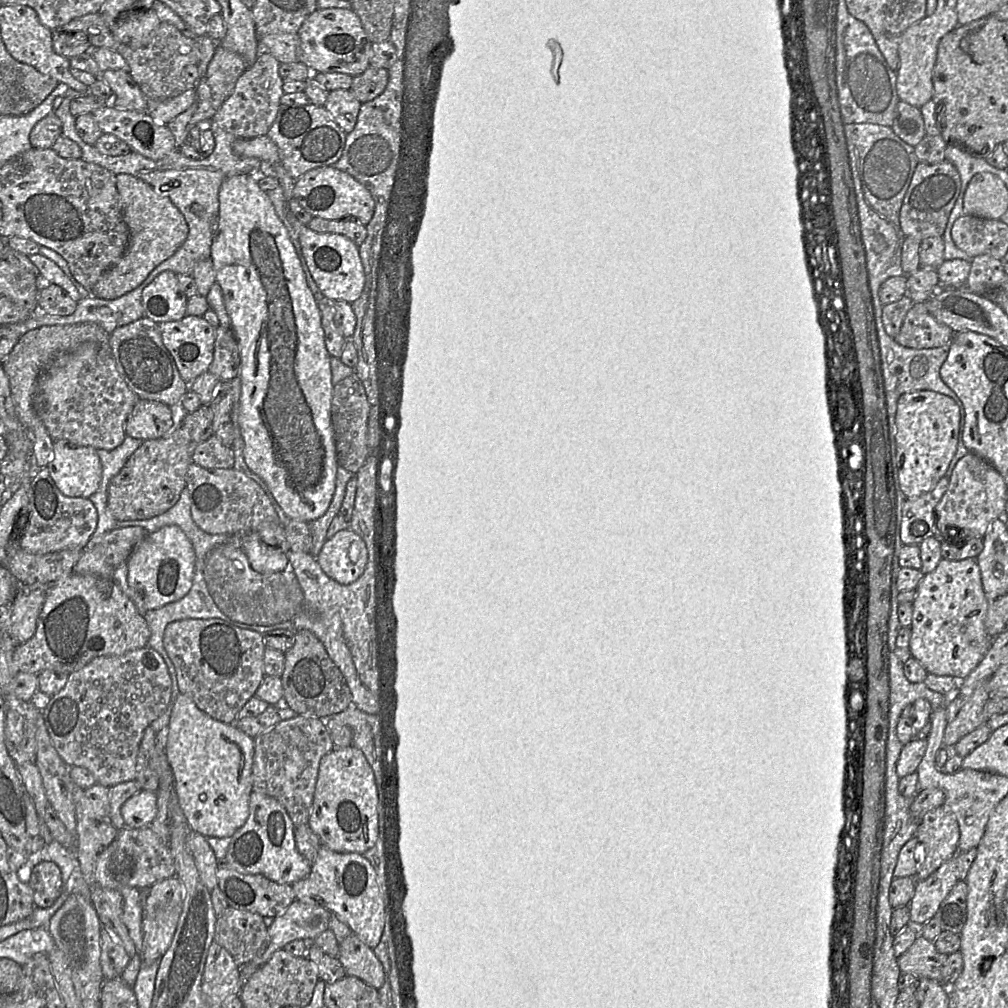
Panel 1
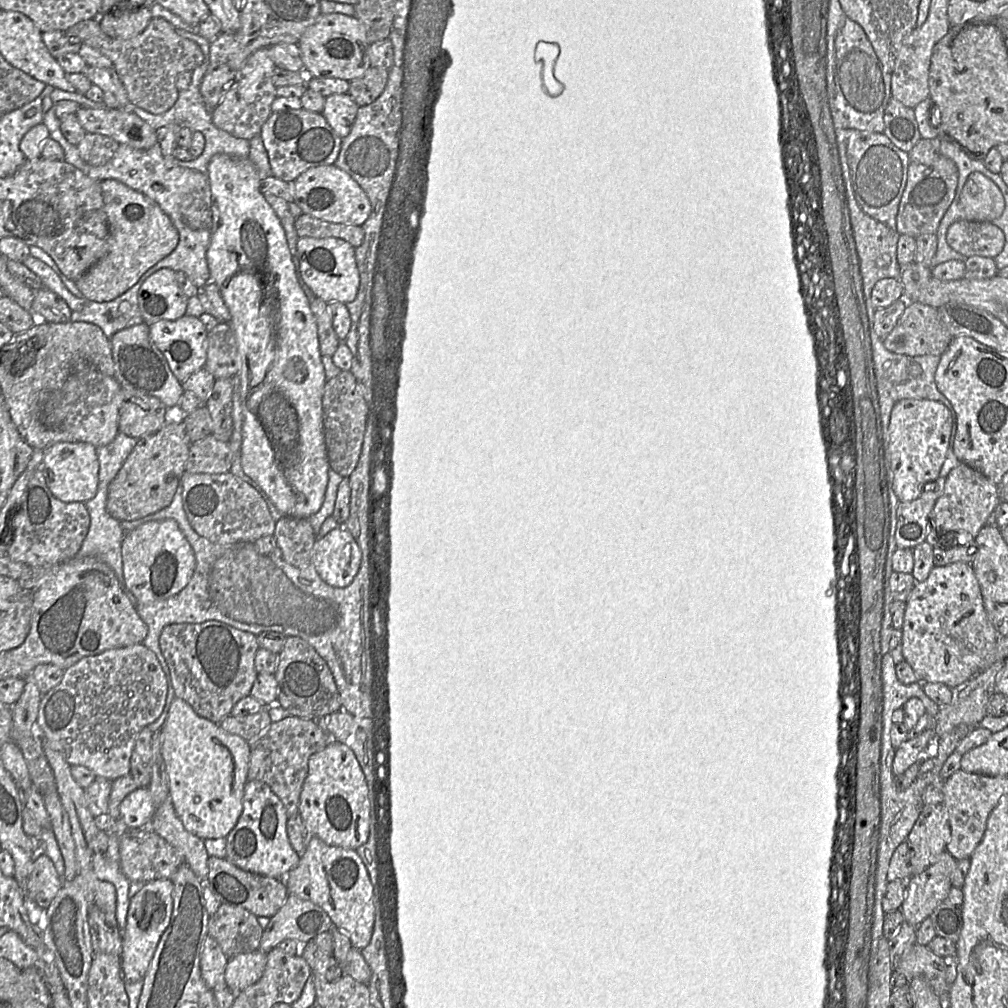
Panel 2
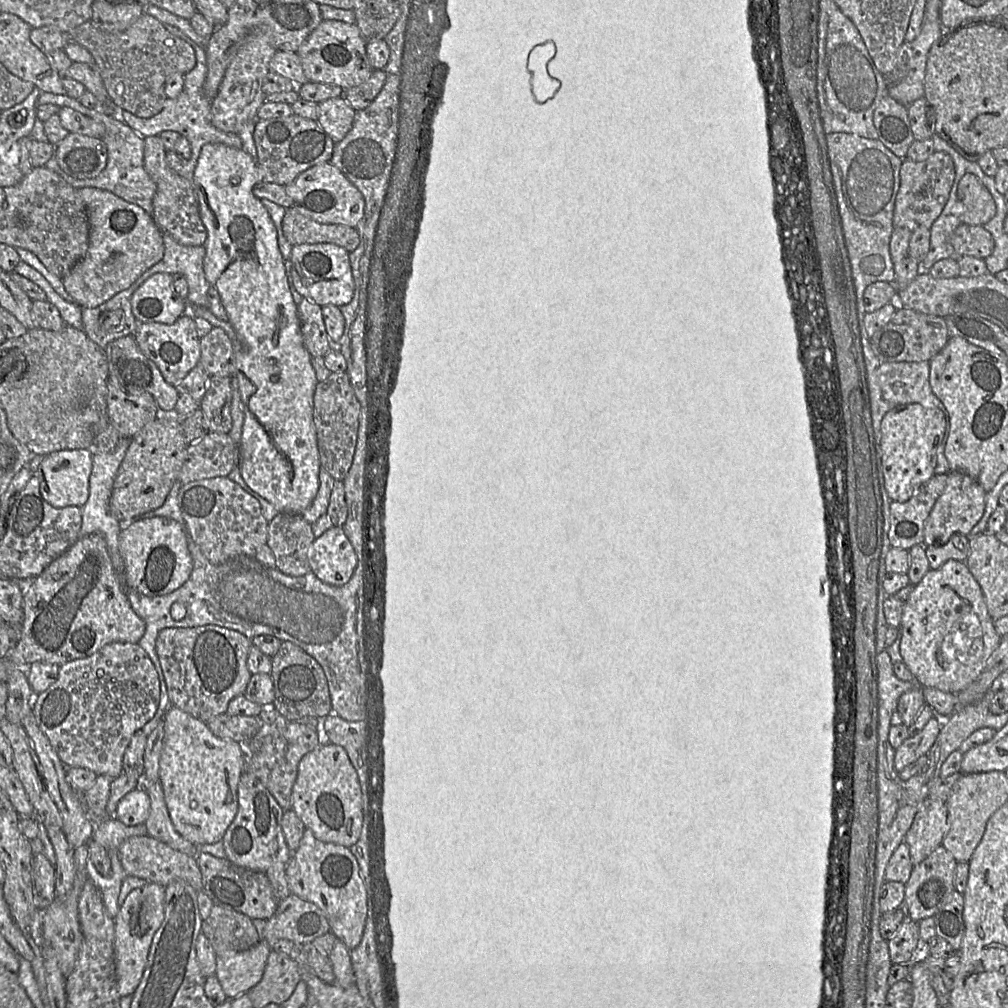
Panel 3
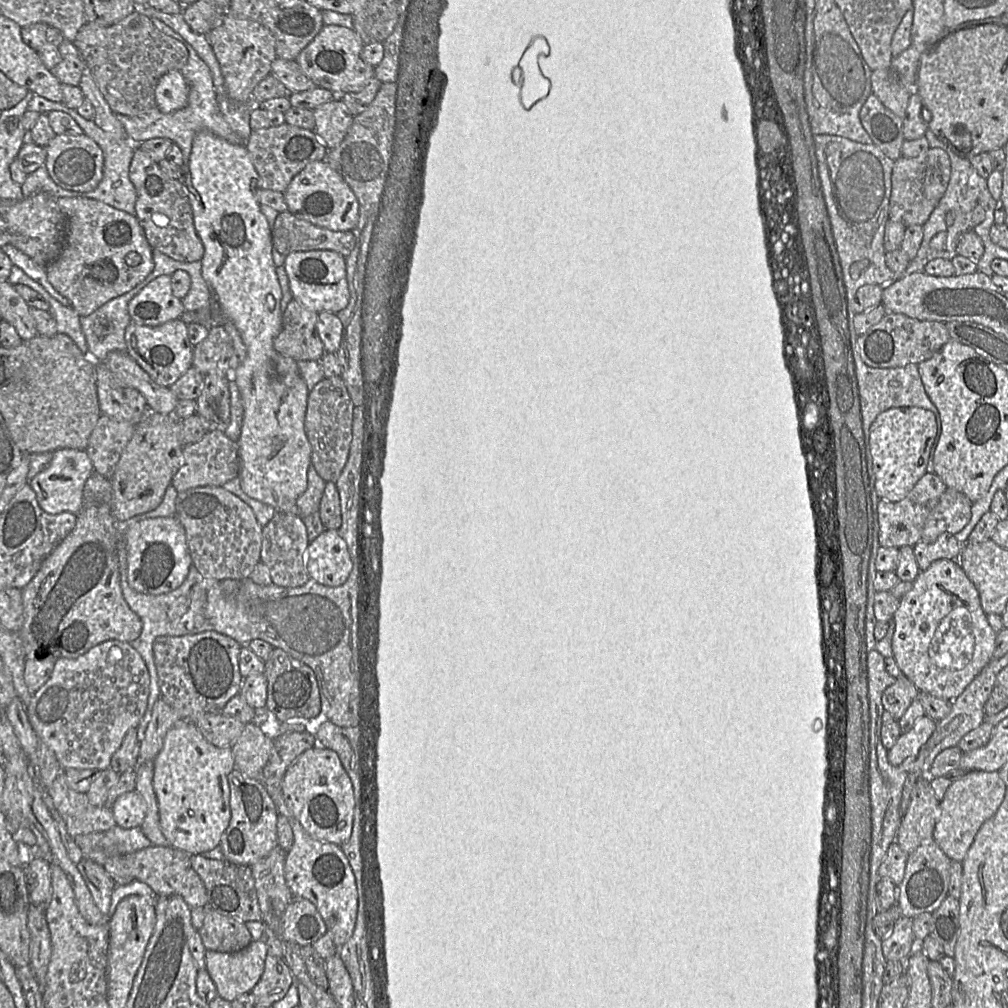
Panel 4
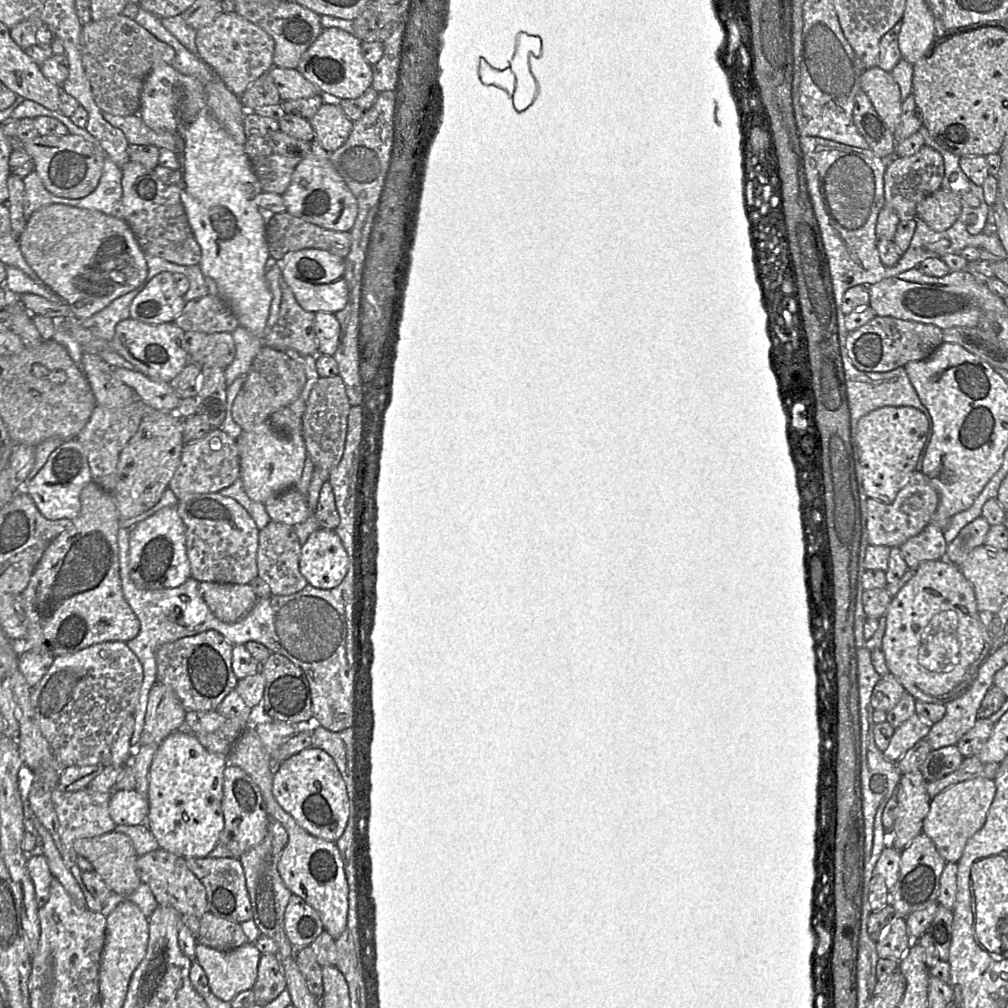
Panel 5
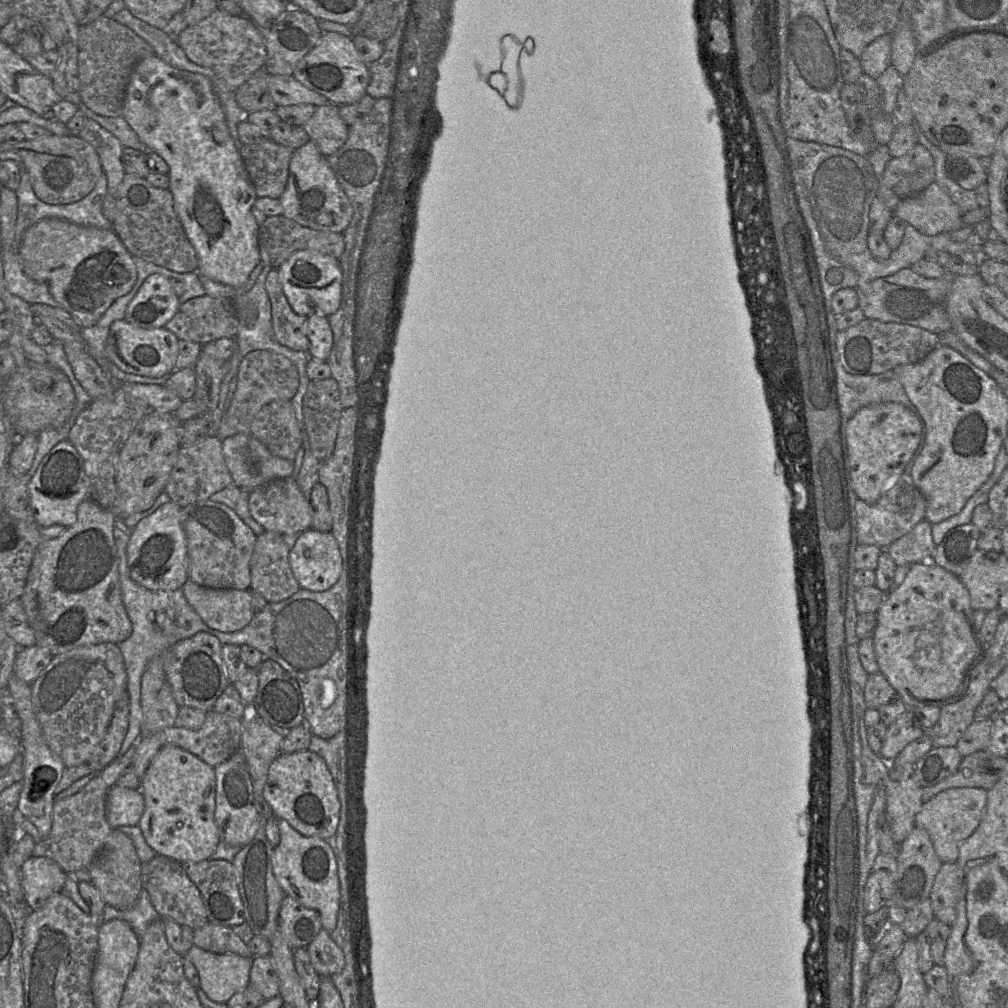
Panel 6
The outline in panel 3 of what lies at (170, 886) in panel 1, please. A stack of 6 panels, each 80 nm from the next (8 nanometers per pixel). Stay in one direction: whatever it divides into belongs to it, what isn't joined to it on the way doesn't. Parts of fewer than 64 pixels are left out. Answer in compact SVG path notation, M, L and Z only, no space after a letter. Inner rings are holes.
M149 882L141 888L134 889L125 898L114 918L115 973L121 997L132 995L143 976L153 936L164 919L165 888Z

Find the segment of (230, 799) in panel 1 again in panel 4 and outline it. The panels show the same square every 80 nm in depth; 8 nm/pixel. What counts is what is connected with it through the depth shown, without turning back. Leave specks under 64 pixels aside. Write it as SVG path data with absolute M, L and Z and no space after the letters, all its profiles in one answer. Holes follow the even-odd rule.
M180 719L167 732L153 766L153 789L158 803L160 829L170 846L193 855L214 849L220 844L231 819L228 783L228 775L234 769L231 748L214 746L203 737L193 721Z

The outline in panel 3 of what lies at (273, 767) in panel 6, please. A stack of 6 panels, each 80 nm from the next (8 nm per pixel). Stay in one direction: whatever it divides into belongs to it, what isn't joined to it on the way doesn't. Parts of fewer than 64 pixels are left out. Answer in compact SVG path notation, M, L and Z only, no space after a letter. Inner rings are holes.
M318 745L301 758L291 803L292 810L316 839L347 848L359 839L363 821L362 791L357 772L341 746Z

